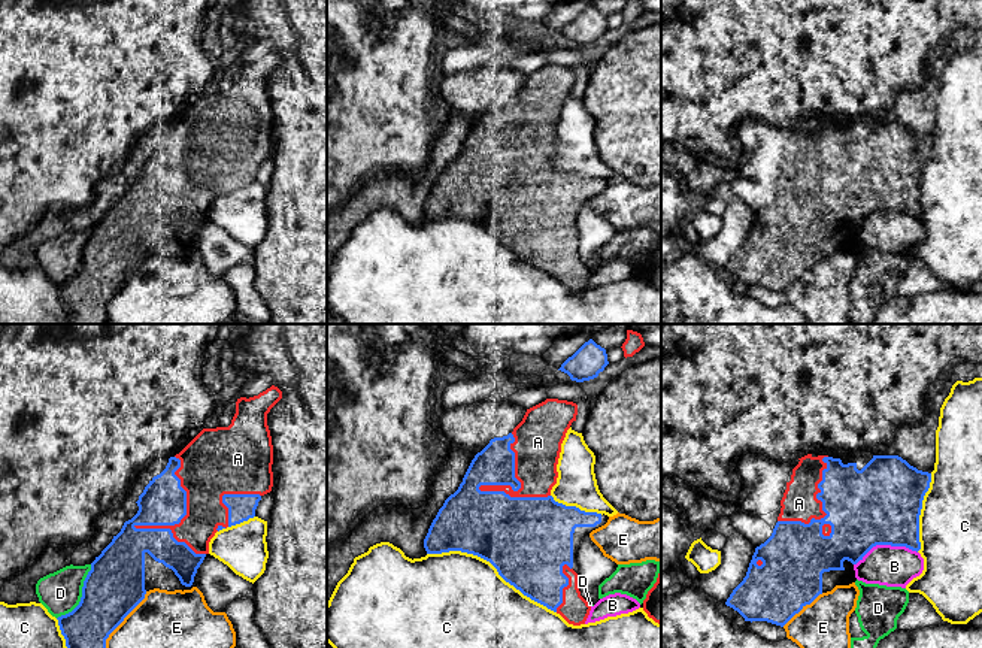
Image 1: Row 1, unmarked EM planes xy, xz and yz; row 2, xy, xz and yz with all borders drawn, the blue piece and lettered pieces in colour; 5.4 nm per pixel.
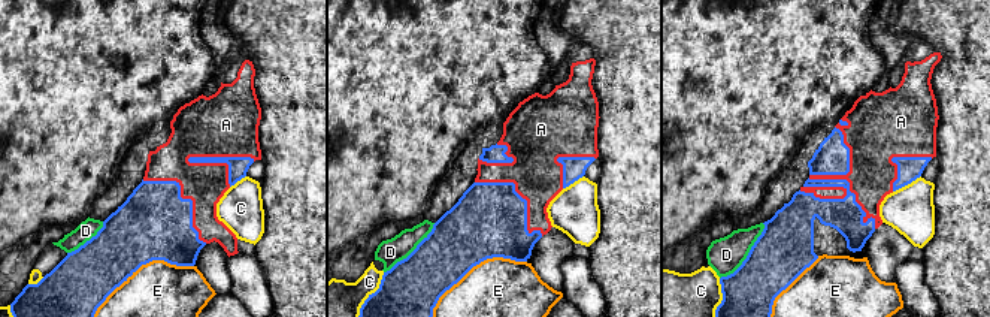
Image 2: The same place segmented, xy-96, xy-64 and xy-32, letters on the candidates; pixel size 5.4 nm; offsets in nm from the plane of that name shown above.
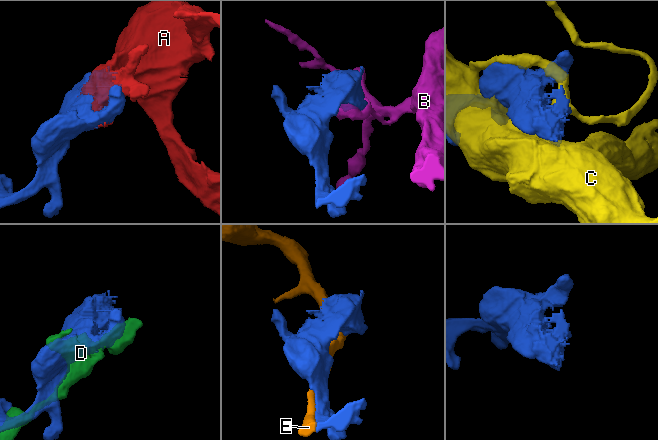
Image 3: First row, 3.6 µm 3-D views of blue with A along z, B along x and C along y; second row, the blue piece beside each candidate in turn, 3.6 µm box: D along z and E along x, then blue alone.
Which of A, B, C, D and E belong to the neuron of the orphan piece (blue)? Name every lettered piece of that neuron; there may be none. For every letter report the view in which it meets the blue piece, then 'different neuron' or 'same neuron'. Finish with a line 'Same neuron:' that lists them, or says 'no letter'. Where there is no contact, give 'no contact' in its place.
A: xy | same neuron
B: yz | different neuron
C: xz | different neuron
D: xy | different neuron
E: xy | different neuron
Same neuron: A

